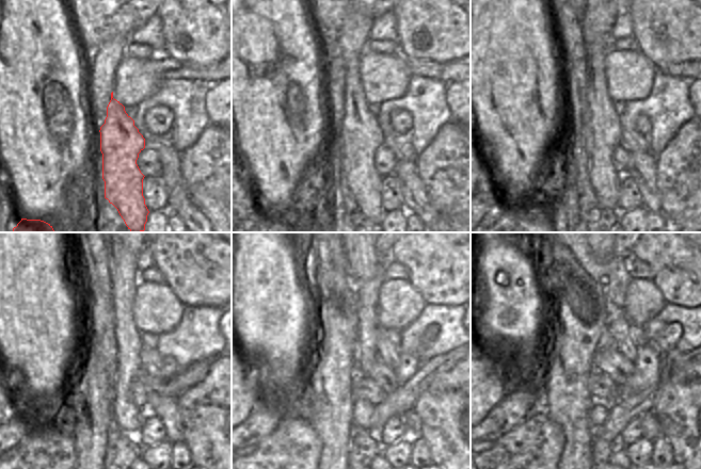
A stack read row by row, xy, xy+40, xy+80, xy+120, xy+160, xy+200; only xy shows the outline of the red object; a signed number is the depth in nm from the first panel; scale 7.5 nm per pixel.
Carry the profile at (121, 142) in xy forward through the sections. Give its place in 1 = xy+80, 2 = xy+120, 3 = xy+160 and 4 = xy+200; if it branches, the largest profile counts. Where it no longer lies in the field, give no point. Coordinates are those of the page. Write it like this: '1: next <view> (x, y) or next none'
1: next xy+80 (605, 127)
2: next xy+120 (128, 417)
3: next xy+160 (365, 355)
4: next xy+200 (600, 410)

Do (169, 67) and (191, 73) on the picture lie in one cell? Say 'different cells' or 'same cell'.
same cell

